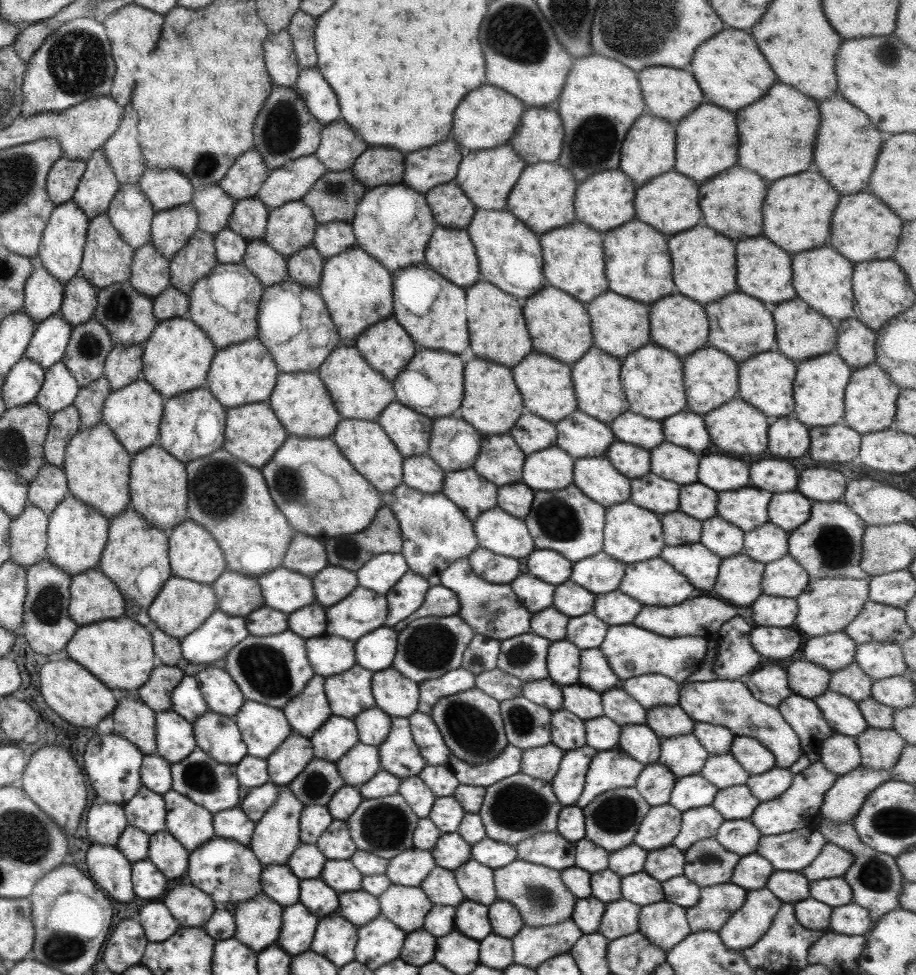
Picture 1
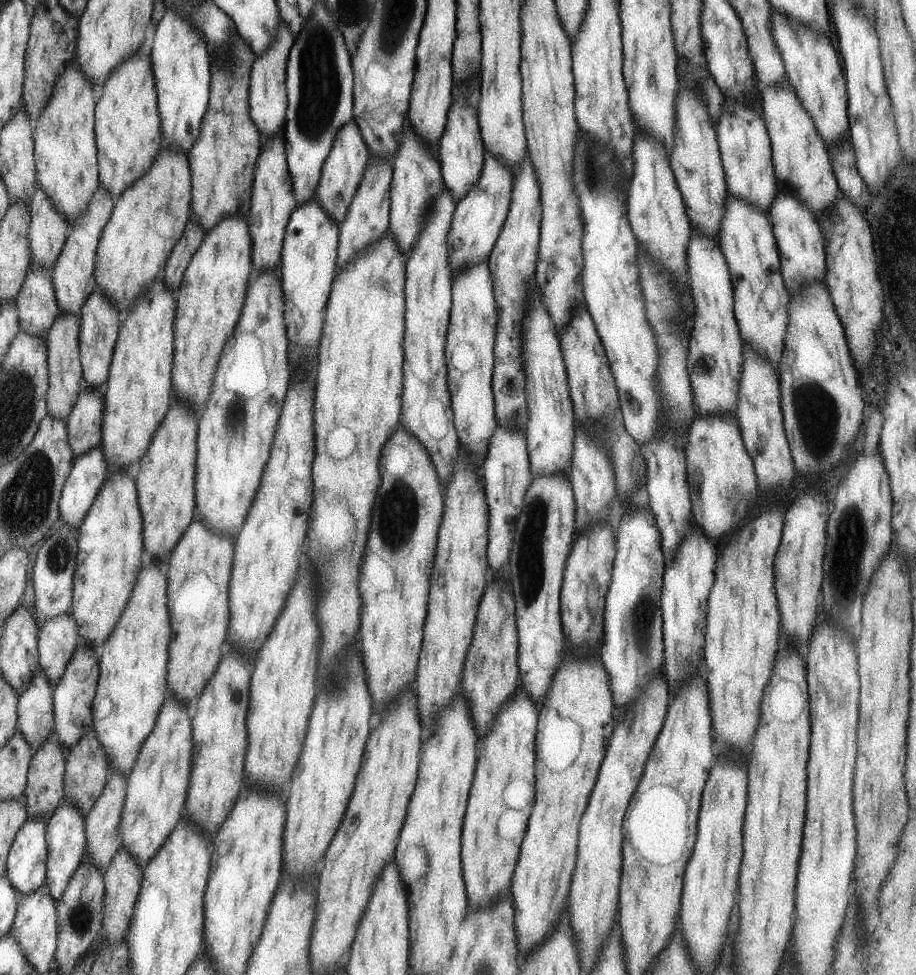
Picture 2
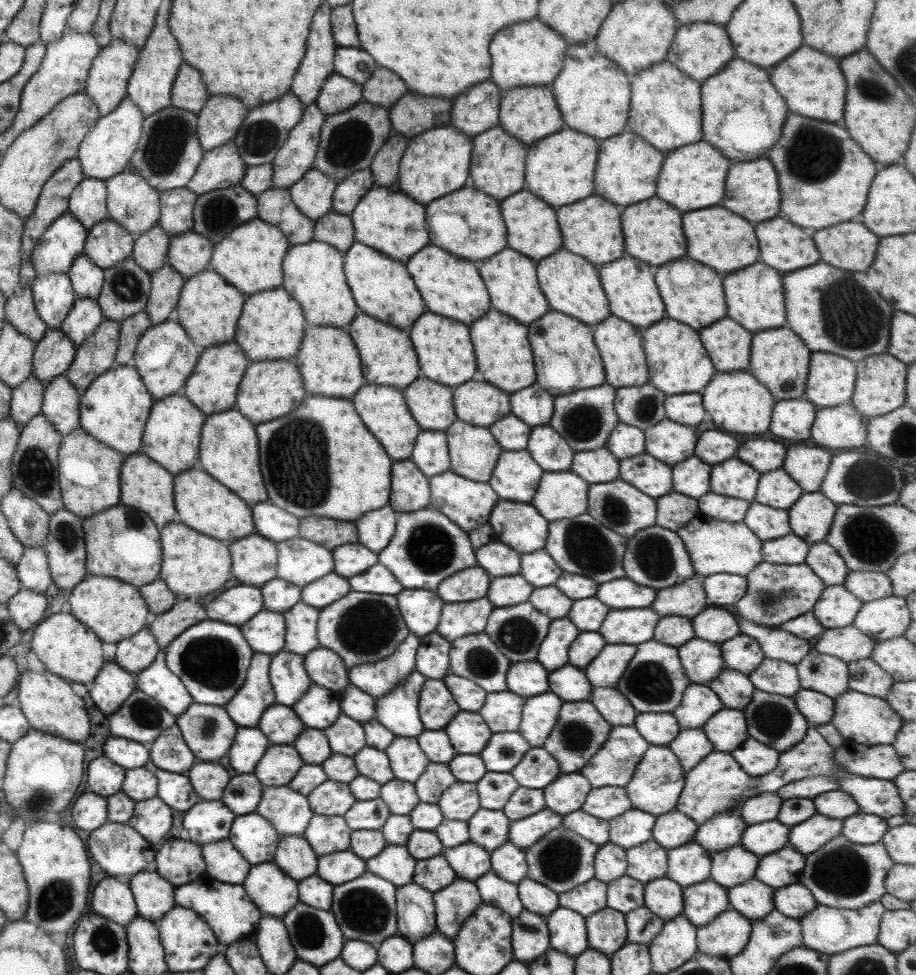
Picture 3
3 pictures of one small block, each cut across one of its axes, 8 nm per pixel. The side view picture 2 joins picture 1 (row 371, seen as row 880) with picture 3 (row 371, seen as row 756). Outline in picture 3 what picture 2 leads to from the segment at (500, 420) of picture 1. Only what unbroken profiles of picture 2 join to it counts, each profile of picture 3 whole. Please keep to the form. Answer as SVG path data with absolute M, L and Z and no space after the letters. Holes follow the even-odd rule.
M489 309L483 316L468 326L471 344L473 344L476 371L474 381L483 381L505 393L513 393L535 383L536 374L527 329L510 316Z

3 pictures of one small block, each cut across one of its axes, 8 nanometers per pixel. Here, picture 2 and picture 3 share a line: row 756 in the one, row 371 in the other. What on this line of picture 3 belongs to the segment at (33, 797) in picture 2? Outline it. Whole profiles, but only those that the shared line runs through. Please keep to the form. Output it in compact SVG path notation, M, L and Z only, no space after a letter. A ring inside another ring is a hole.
M49 328L33 352L32 374L43 383L51 382L62 375L72 363L76 348L58 328Z

